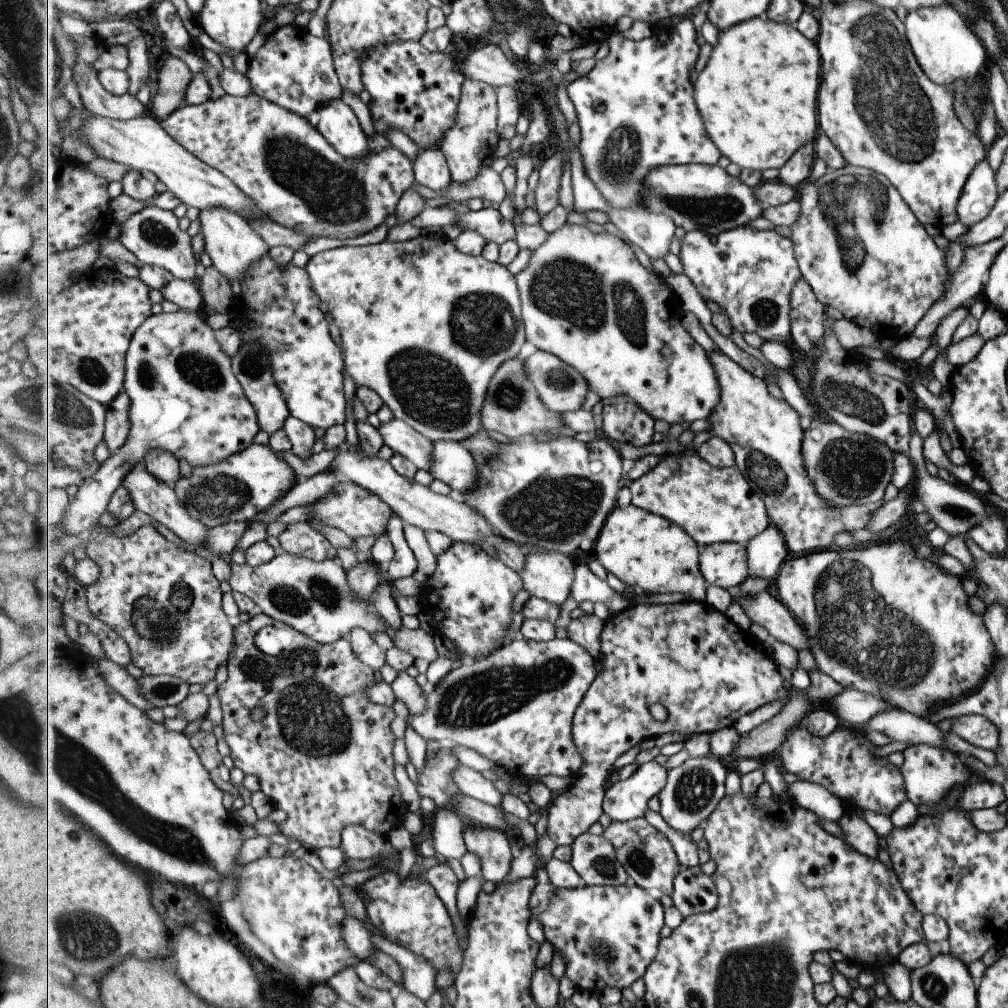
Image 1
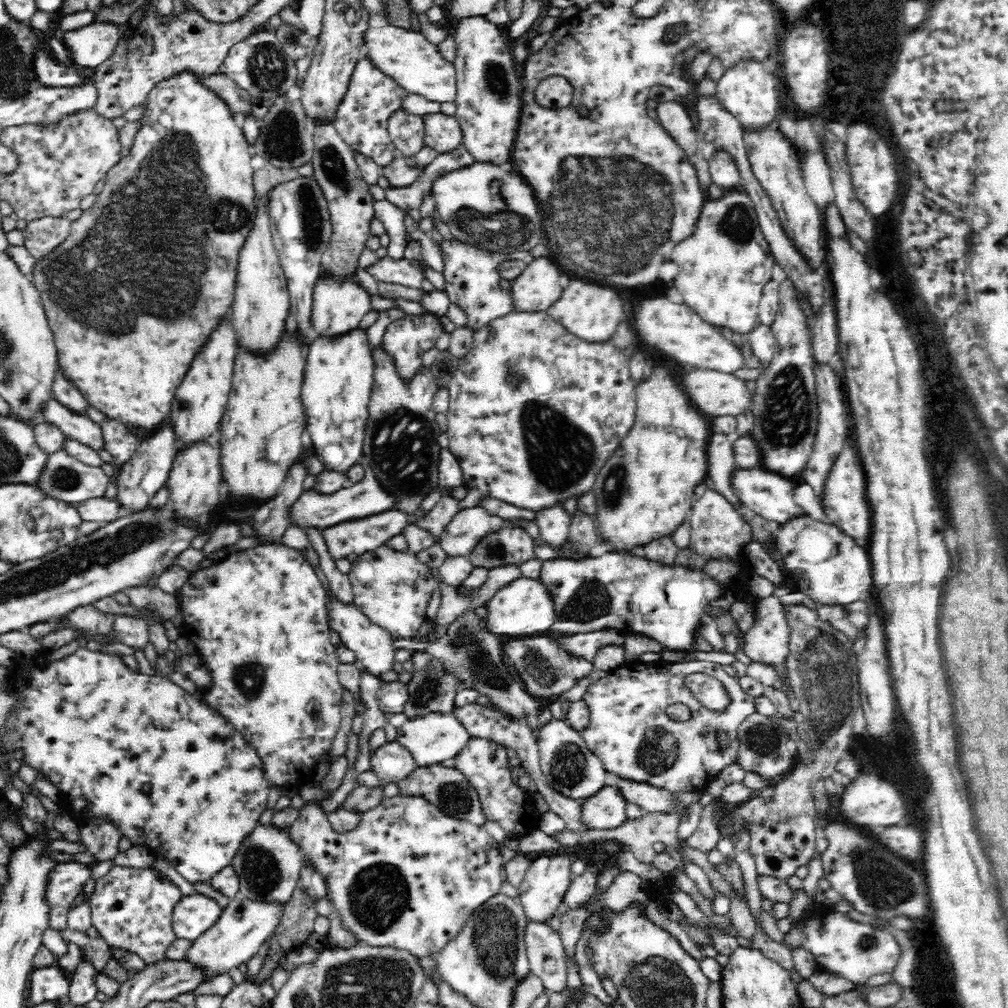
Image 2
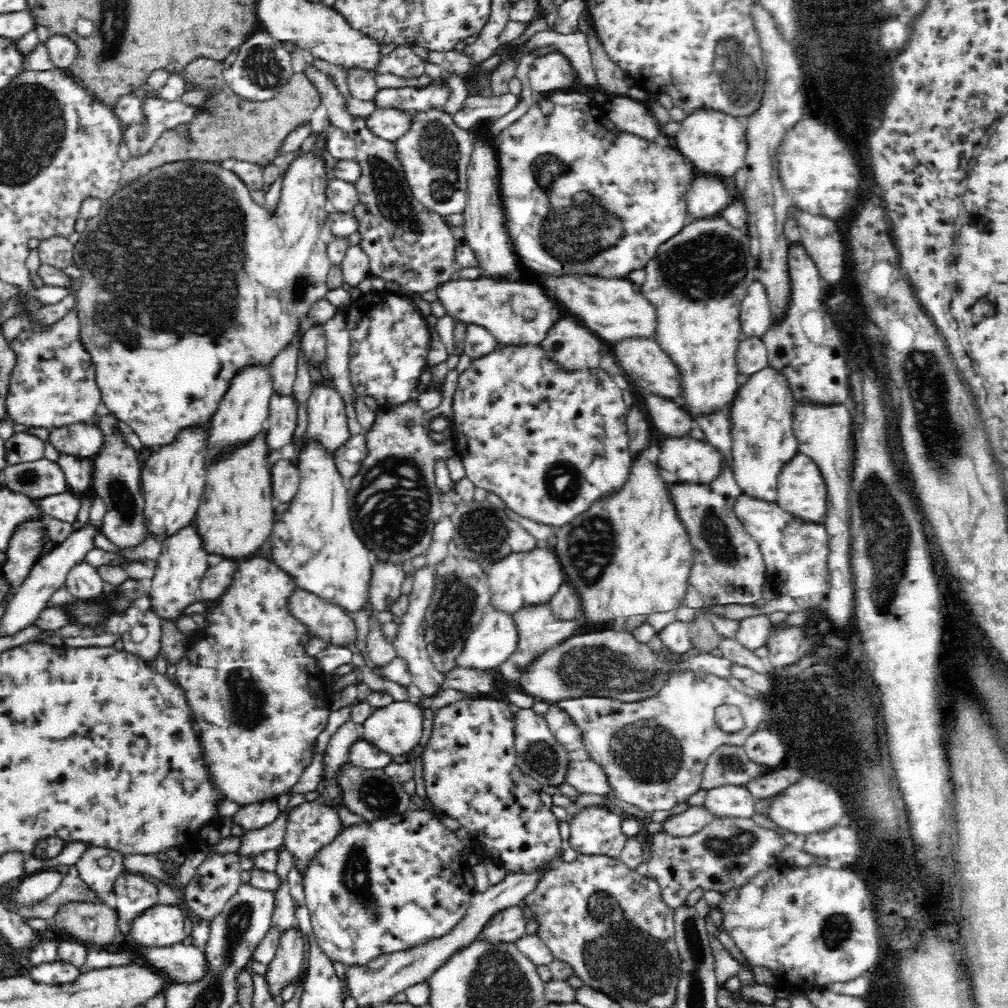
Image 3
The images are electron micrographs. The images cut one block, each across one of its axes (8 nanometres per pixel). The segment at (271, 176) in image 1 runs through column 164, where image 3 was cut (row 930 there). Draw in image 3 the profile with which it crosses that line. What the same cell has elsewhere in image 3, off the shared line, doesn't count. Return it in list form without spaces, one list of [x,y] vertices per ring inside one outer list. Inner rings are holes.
[[[124,871],[118,875],[112,890],[112,903],[118,909],[118,928],[127,934],[129,922],[144,909],[158,904],[158,886],[142,875]]]

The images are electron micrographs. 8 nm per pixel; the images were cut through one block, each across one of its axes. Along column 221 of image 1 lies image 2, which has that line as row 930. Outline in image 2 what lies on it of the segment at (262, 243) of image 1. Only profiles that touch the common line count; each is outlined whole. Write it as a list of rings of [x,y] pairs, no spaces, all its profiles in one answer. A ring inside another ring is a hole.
[[[240,892],[231,898],[230,902],[212,928],[192,942],[190,948],[186,950],[186,956],[182,956],[182,959],[192,963],[192,967],[202,971],[200,984],[220,974],[226,974],[234,966],[247,963],[260,950],[260,946],[266,944],[266,938],[276,928],[276,922],[280,920],[283,912],[283,907],[278,903],[250,901]]]

